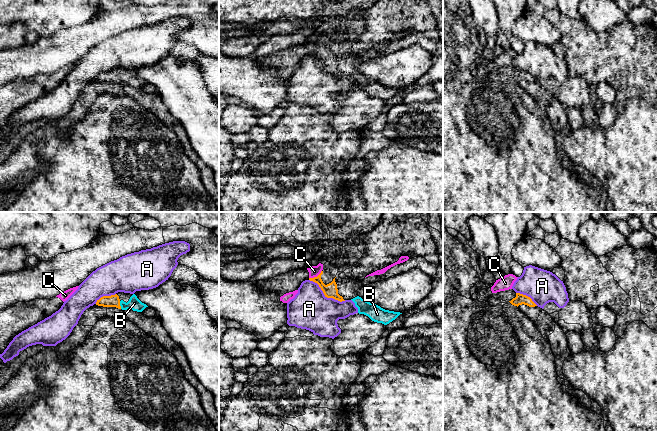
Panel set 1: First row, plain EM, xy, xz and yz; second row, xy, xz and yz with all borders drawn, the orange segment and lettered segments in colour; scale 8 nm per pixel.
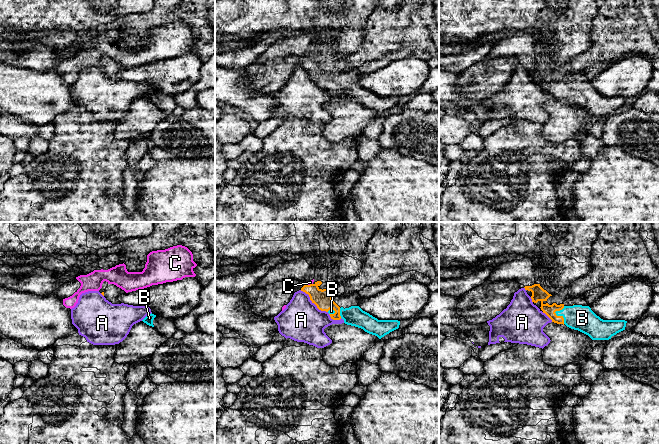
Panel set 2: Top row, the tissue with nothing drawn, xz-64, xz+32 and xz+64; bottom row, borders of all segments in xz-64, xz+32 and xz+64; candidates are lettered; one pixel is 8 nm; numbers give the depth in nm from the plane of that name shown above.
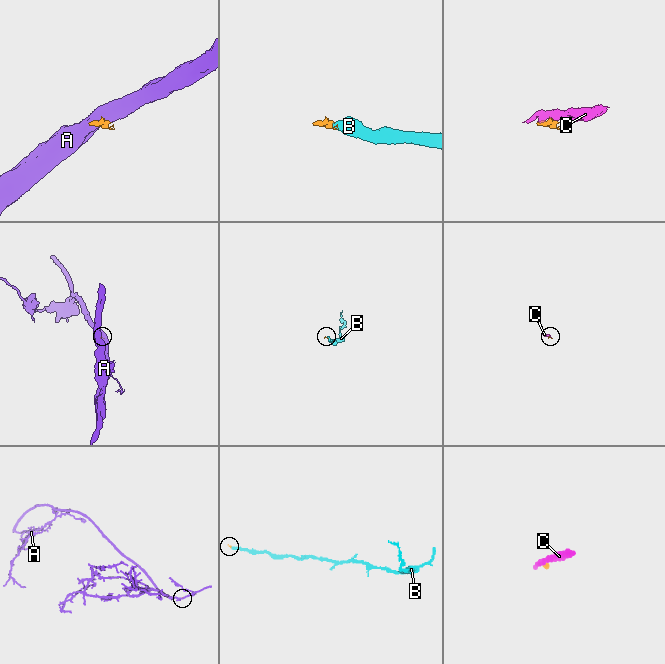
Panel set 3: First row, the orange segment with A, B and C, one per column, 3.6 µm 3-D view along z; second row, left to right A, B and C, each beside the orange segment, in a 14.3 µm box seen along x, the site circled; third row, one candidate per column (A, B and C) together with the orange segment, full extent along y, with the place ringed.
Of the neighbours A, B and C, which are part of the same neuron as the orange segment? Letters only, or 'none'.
B

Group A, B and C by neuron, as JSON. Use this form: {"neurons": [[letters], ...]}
{"neurons": [["A"], ["B"], ["C"]]}

